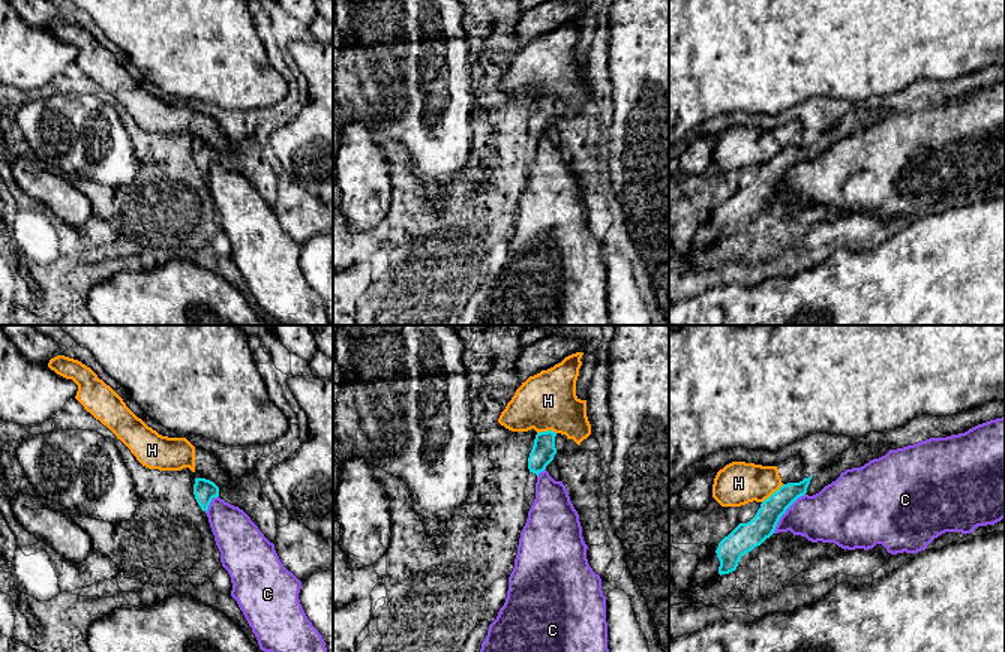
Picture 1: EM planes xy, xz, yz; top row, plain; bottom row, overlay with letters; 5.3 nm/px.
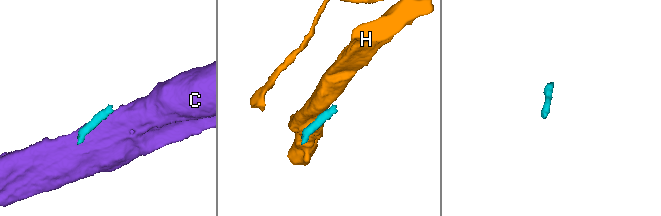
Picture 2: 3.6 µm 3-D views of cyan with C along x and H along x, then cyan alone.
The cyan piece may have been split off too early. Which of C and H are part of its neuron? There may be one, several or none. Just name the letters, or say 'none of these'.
none of these

